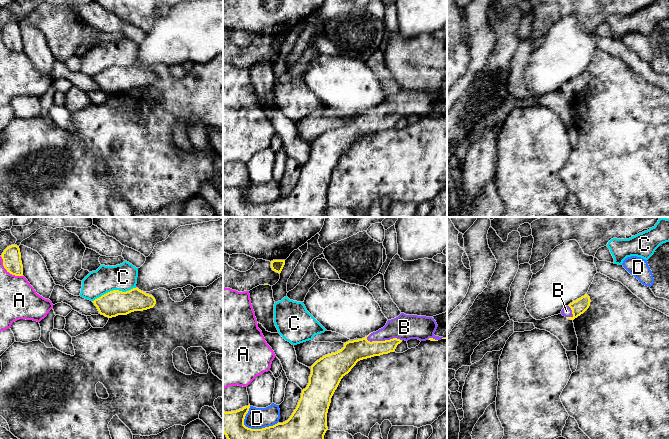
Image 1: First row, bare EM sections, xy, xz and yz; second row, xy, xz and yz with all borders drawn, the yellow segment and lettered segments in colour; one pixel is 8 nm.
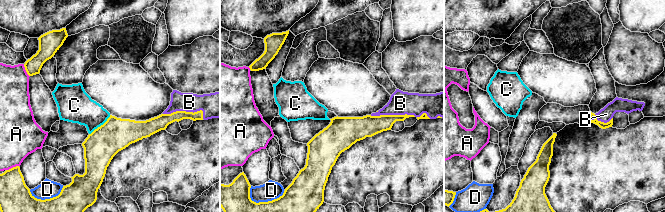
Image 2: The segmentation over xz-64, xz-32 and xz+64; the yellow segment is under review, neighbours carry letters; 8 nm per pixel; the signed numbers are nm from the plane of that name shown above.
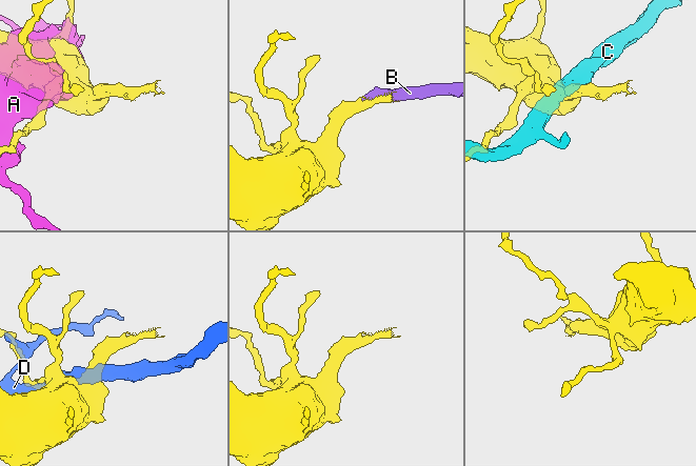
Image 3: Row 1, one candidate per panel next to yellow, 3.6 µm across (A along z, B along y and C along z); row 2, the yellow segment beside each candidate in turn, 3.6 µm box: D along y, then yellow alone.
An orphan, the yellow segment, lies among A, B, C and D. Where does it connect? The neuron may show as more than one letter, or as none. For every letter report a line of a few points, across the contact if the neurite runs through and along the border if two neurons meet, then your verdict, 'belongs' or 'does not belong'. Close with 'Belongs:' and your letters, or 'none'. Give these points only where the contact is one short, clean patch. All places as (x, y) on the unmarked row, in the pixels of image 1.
A: does not belong
B: belongs
C: does not belong
D: does not belong
Belongs: B

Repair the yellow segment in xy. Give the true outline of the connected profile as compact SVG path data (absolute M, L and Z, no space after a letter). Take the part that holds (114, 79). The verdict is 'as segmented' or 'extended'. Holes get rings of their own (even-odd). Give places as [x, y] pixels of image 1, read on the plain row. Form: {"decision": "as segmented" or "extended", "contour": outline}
{"decision": "as segmented", "contour": "M138 64L122 68L110 67L92 77L99 89L112 94L118 91L127 91L134 87L143 87L153 84L156 76L152 71L146 70Z"}

